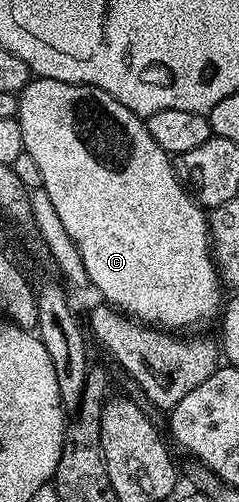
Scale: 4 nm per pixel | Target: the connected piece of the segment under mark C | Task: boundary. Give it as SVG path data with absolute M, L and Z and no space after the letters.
M33 77L24 85L19 95L20 103L16 119L22 128L22 144L24 153L34 156L38 164L38 172L42 172L42 189L50 196L50 204L54 204L54 212L58 212L58 220L62 220L62 228L74 240L78 248L78 256L82 256L82 264L86 264L86 276L91 289L101 294L107 305L115 306L117 310L125 312L129 317L141 324L153 328L179 330L182 326L196 326L199 322L208 322L219 315L222 310L220 290L222 283L216 272L216 265L212 256L211 239L208 233L208 214L205 207L195 201L186 189L173 159L165 154L158 144L154 144L154 136L150 136L145 119L139 114L130 112L126 104L118 104L114 96L102 92L96 86L76 86L72 82L50 80L49 78Z

